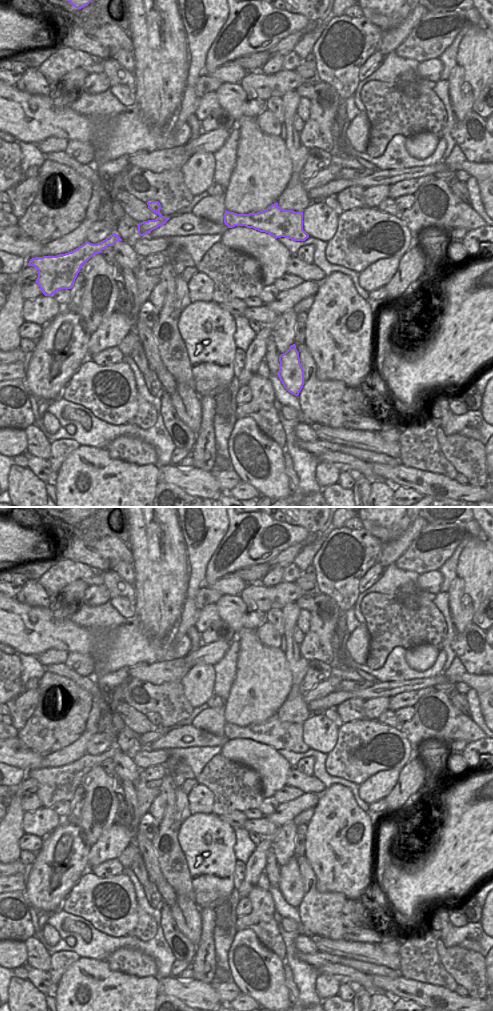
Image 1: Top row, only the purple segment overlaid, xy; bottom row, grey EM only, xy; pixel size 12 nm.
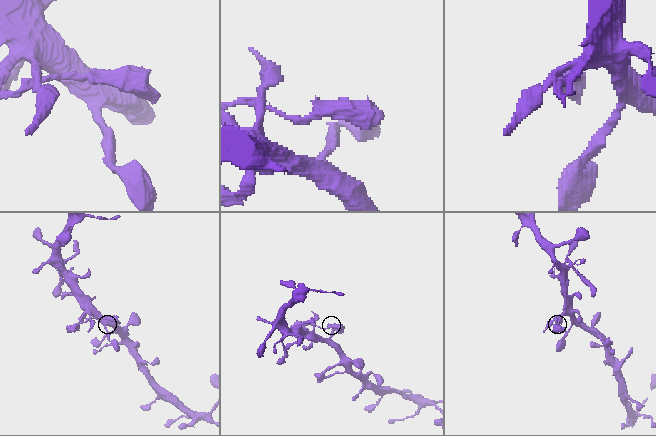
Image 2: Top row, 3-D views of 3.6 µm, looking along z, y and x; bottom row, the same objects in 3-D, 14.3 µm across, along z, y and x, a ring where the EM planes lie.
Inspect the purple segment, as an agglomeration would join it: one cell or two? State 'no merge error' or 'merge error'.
merge error

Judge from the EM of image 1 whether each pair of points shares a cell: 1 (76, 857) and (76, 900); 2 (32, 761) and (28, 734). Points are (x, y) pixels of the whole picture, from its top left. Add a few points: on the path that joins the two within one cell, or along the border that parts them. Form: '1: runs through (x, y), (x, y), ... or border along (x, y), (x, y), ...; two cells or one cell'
1: border along (90, 871), (80, 879), (62, 903); two cells
2: border along (17, 736), (25, 746), (34, 750), (42, 757); two cells

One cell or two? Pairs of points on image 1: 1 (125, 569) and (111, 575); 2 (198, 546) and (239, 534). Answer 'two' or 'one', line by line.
1: two
2: two

